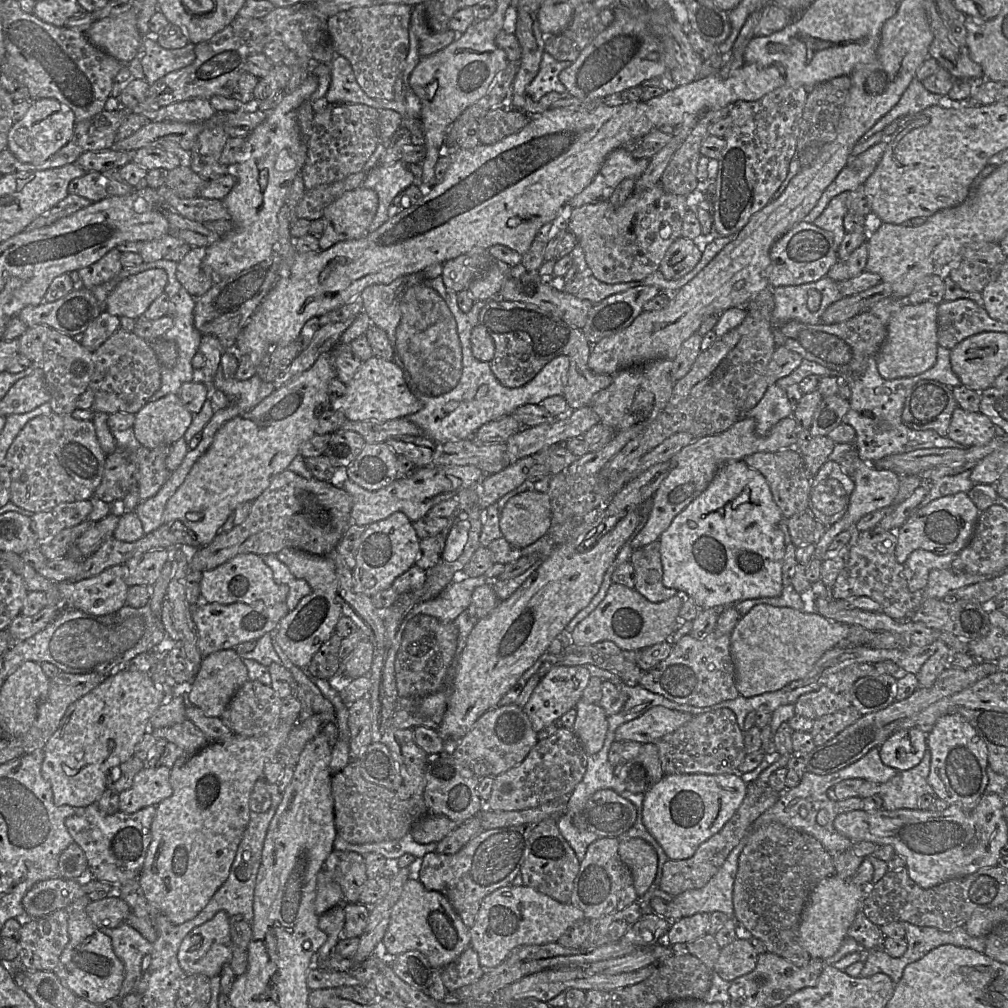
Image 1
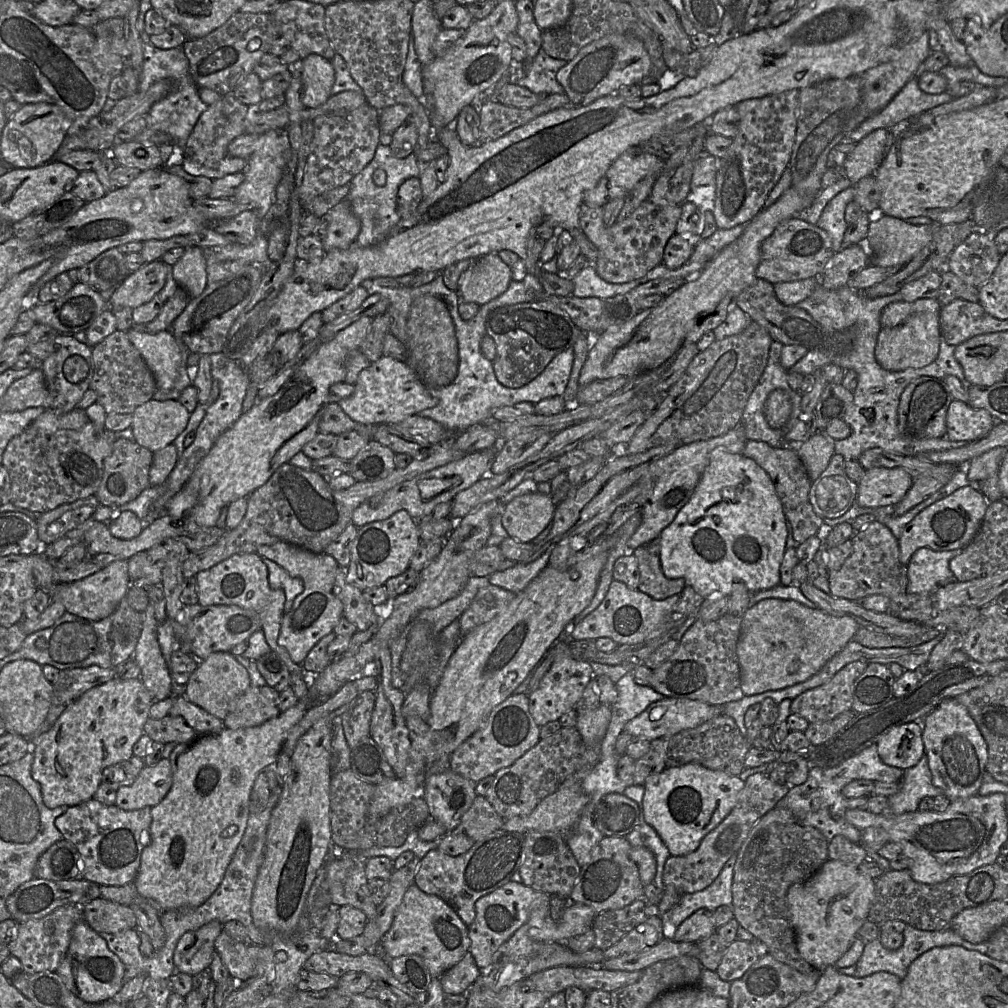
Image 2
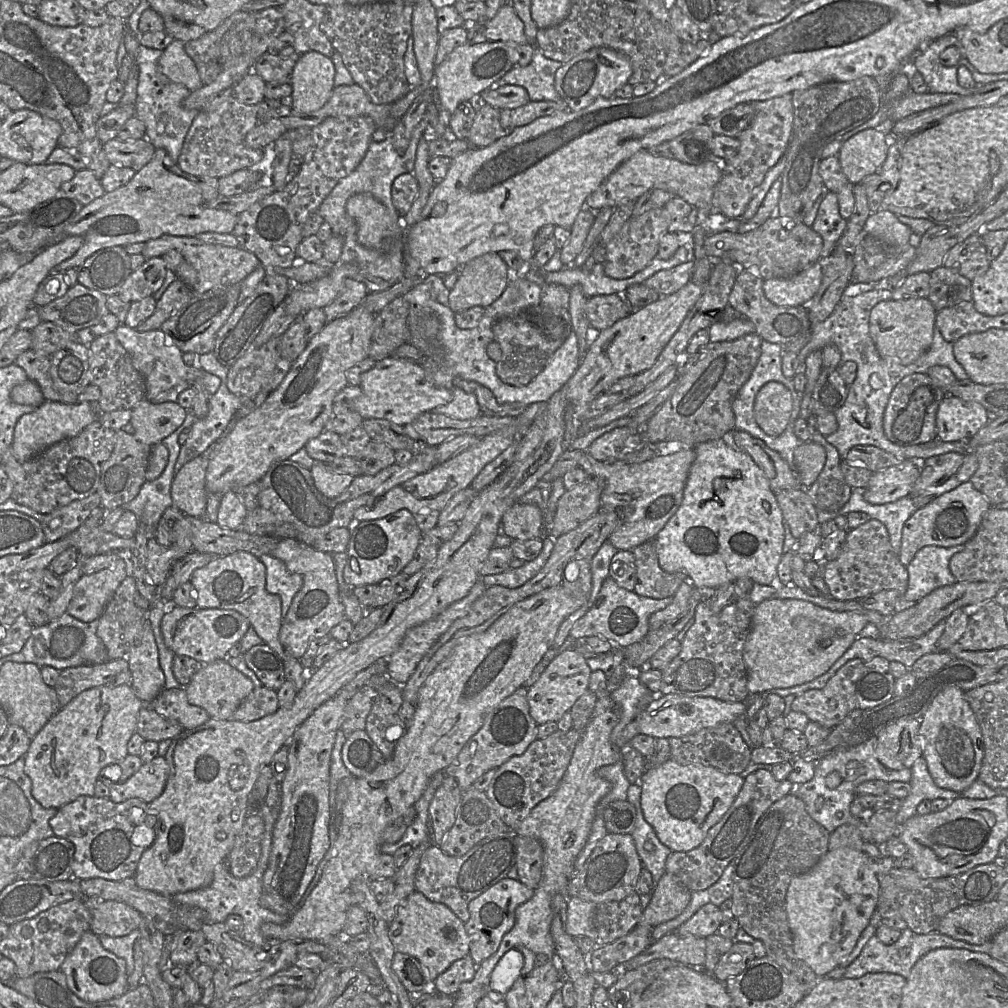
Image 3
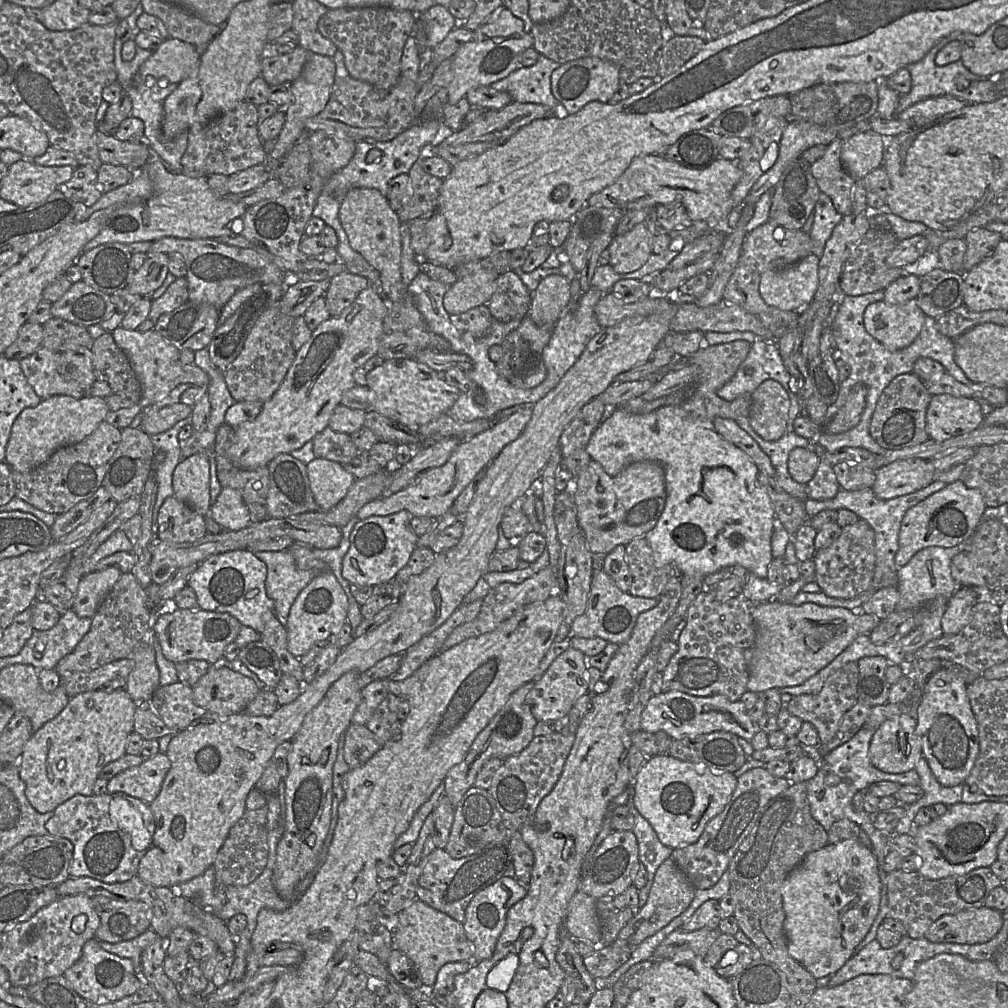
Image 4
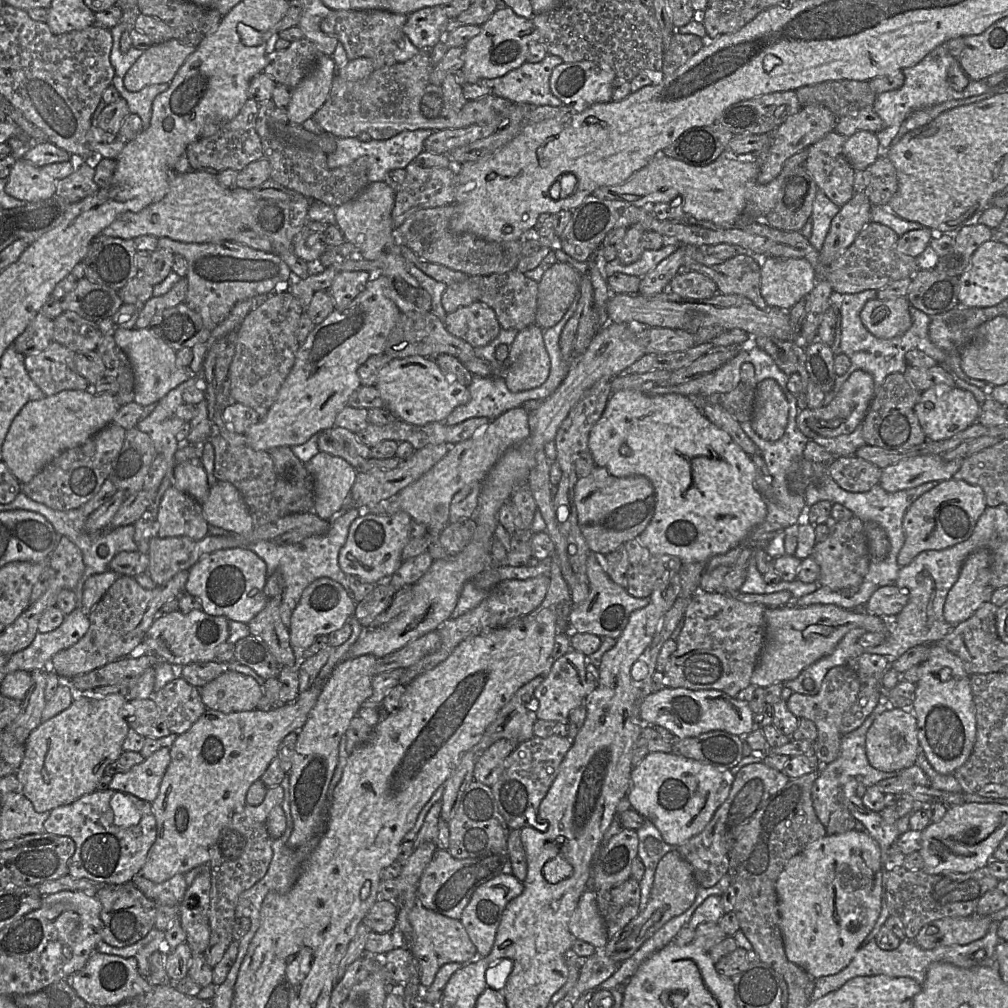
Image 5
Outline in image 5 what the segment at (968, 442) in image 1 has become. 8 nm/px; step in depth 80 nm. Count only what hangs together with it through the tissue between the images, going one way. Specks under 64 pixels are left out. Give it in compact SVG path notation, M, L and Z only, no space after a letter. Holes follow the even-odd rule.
M939 384L921 393L915 412L928 440L942 441L966 430L978 421L980 404L974 395L957 386Z

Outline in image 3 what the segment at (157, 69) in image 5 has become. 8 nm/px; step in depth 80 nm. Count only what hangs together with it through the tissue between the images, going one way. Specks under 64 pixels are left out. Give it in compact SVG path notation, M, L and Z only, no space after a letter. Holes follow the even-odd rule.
M174 39L159 58L159 71L172 82L183 84L191 92L203 86L194 61L185 51L185 43Z

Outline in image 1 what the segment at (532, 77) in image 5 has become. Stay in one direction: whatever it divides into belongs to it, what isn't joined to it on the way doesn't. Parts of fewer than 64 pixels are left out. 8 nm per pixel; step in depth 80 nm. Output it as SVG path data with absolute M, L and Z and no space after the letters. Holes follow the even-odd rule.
M544 52L539 72L528 85L526 94L534 101L540 100L545 94L553 91L569 94L567 88L560 81L559 74L571 64L570 61L558 61L548 52Z

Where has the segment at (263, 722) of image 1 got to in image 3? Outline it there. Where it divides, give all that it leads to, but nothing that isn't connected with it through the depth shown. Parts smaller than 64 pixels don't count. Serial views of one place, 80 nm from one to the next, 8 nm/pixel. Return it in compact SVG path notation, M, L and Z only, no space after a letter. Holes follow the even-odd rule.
M263 686L255 688L243 700L230 719L240 722L252 722L276 713L279 708L277 692Z

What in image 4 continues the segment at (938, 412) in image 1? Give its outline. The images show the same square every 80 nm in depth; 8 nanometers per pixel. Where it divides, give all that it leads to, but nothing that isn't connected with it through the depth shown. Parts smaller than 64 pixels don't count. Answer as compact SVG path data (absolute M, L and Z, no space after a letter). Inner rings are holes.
M914 373L896 376L882 392L873 412L869 432L883 448L901 450L930 439L926 431L926 412L932 395Z

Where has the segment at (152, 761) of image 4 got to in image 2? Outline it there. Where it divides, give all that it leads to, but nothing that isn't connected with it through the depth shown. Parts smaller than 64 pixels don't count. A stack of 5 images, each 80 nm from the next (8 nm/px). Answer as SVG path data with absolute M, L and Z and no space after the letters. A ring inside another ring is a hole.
M161 759L155 766L145 766L130 786L116 792L116 806L125 811L139 810L158 805L172 786L171 765Z

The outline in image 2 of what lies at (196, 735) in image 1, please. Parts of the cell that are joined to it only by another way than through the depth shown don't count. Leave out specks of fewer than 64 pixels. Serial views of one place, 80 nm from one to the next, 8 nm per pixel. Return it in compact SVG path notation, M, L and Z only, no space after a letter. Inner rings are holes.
M166 716L161 719L149 718L144 725L144 734L163 744L185 743L196 735L196 731L182 717Z

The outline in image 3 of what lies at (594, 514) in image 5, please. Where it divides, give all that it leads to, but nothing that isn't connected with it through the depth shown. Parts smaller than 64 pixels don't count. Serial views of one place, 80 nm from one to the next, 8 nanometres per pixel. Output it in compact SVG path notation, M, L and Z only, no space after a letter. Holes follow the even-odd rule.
M693 447L666 448L659 455L642 463L628 464L622 460L602 462L586 451L578 460L589 477L602 482L599 511L620 513L621 523L608 541L618 550L632 550L655 538L680 507L689 470L696 458Z

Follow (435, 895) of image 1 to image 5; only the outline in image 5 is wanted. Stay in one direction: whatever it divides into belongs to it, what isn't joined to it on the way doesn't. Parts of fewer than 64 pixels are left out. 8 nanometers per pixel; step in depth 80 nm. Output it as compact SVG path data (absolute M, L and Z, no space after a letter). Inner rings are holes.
M417 903L409 913L409 922L412 926L412 939L408 948L420 965L420 983L422 989L430 987L438 970L447 963L472 963L479 957L478 952L470 940L460 920L453 919Z

